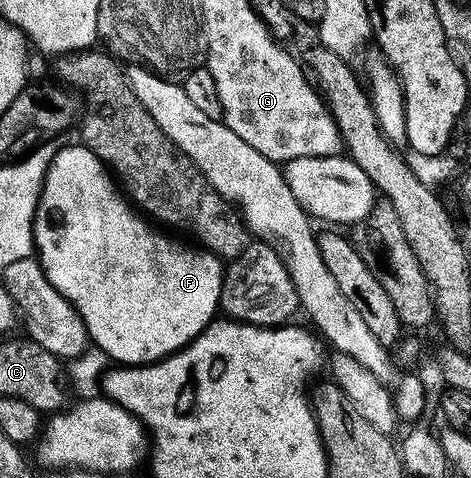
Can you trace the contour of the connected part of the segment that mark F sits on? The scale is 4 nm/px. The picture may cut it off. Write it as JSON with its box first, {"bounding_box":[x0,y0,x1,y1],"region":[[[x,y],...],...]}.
{"bounding_box":[34,144,224,366],"region":[[[81,144],[55,149],[54,158],[46,167],[46,179],[42,182],[42,191],[38,197],[38,207],[34,213],[34,249],[36,259],[42,266],[44,276],[47,277],[56,291],[60,292],[64,300],[68,301],[78,311],[86,330],[89,341],[97,349],[106,353],[111,363],[123,366],[144,366],[147,362],[156,362],[175,354],[177,350],[188,345],[192,339],[202,333],[211,322],[215,321],[219,313],[220,292],[222,291],[222,276],[224,273],[223,259],[217,258],[208,250],[195,248],[193,245],[181,246],[178,242],[169,242],[162,234],[153,230],[155,227],[127,199],[123,191],[116,185],[115,179],[102,161],[87,147]]]}

